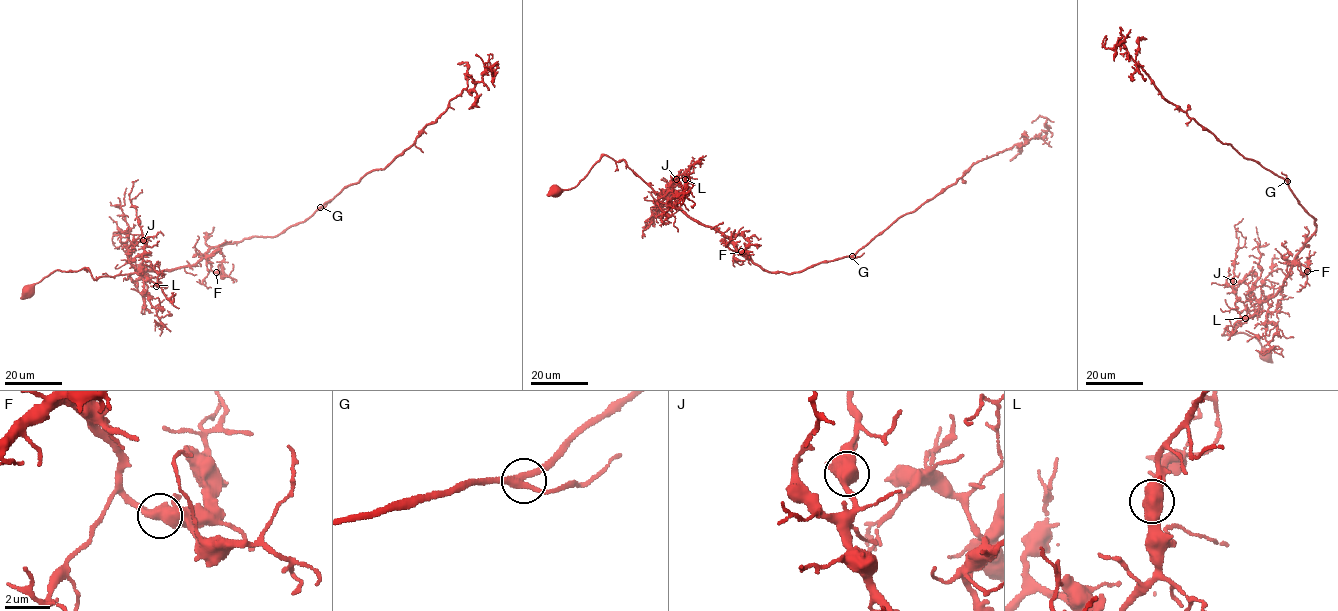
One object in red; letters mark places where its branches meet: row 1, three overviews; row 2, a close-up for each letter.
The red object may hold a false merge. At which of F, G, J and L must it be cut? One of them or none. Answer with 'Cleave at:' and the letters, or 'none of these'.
Cleave at: none of these

